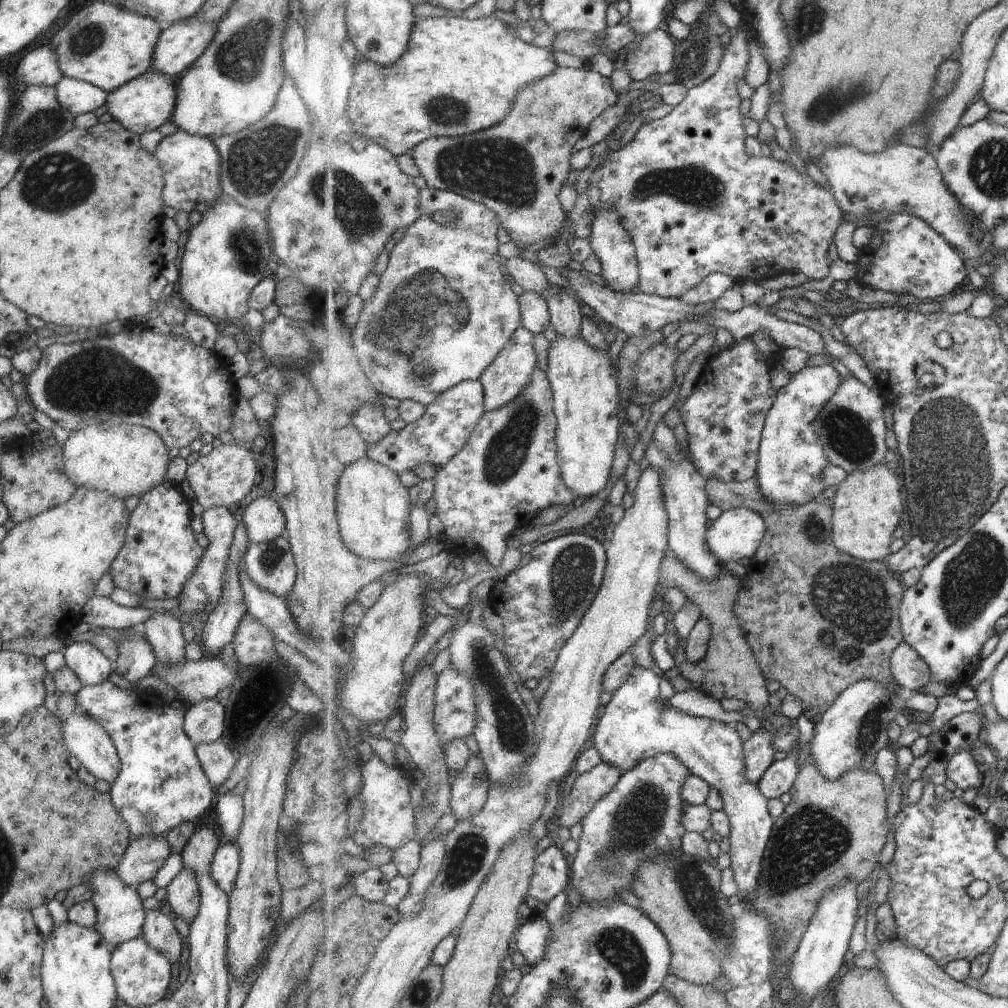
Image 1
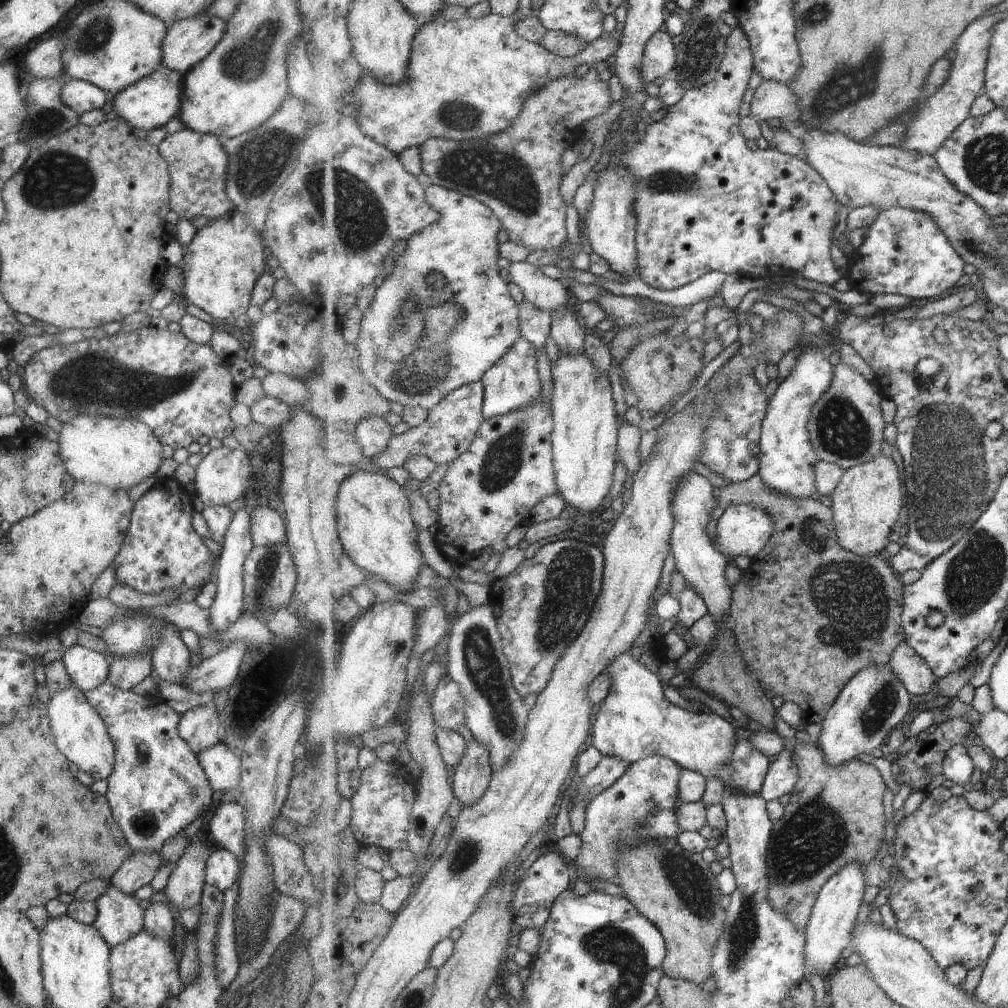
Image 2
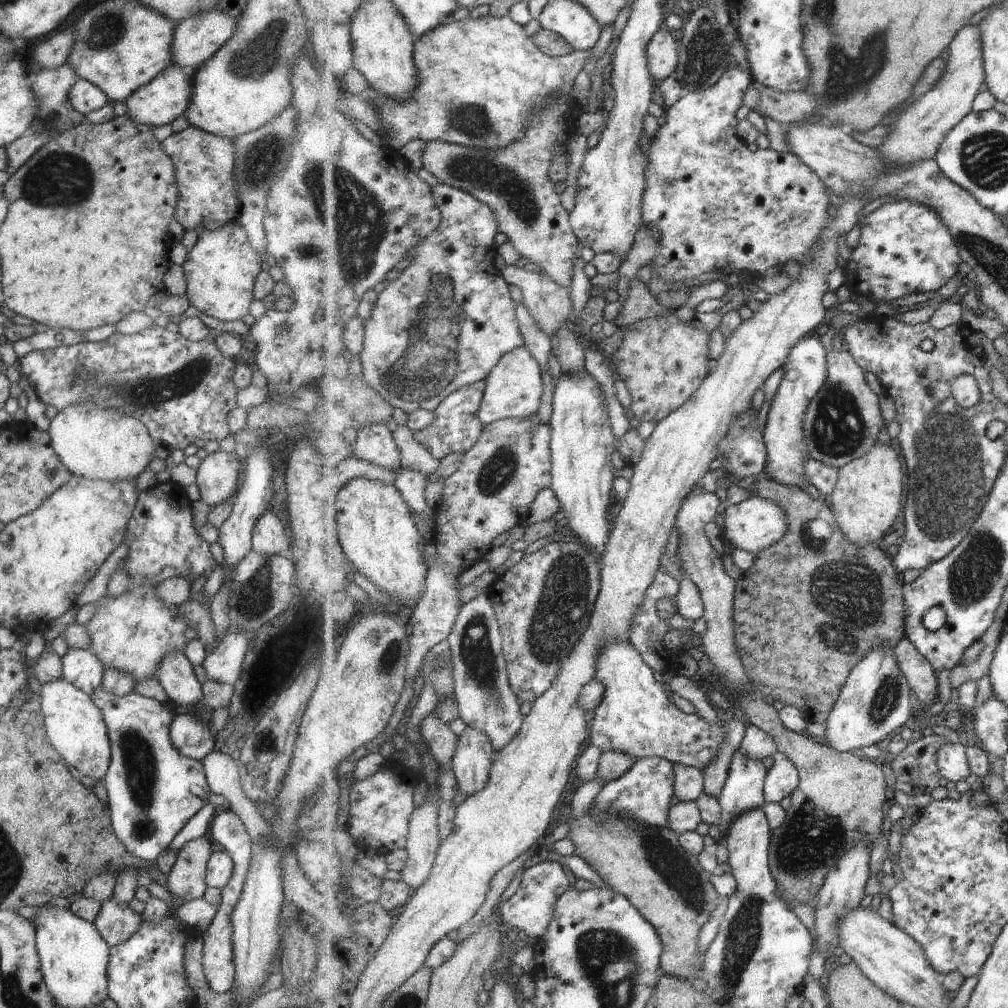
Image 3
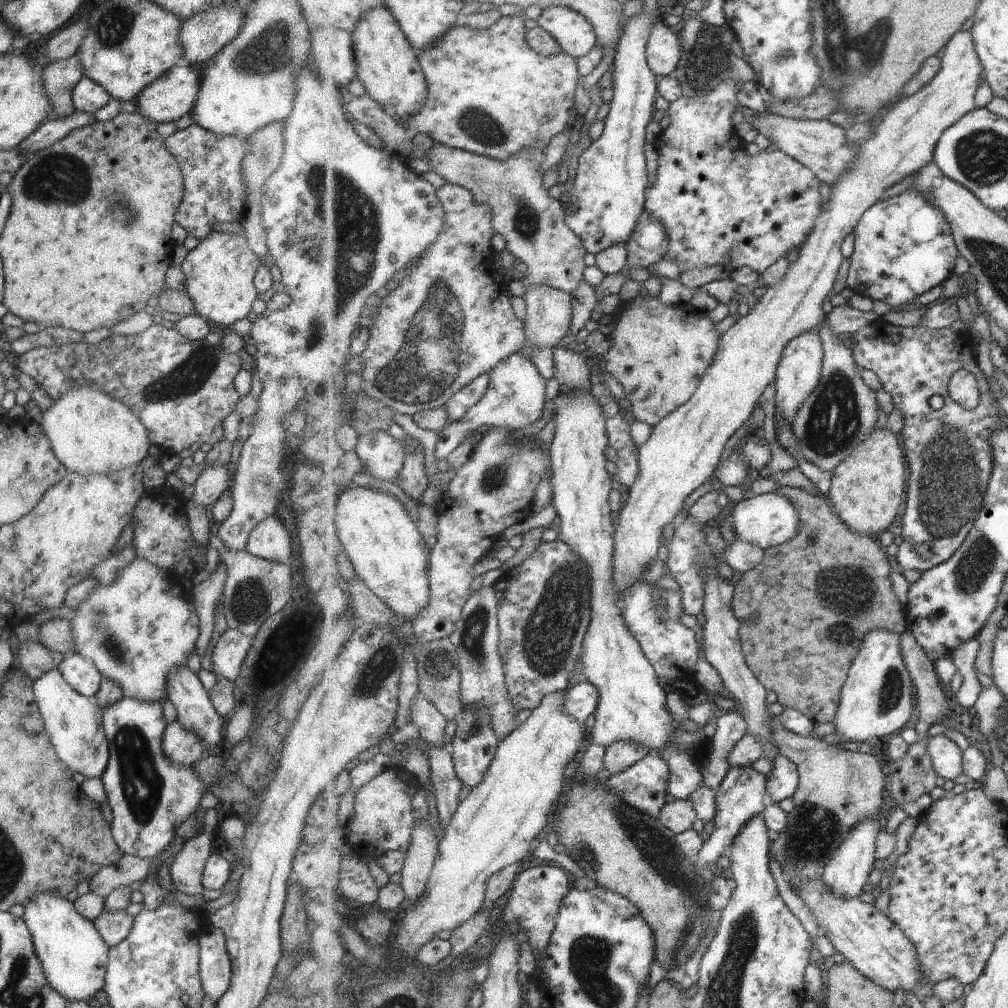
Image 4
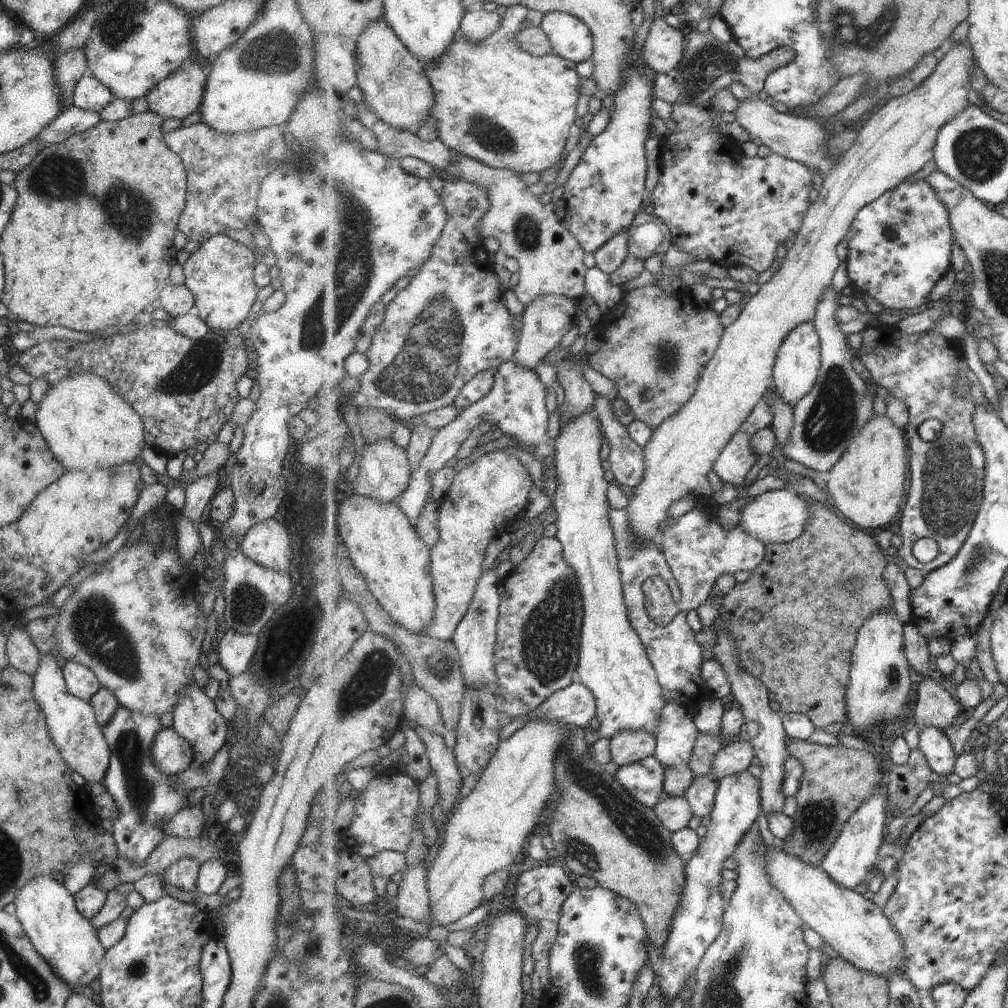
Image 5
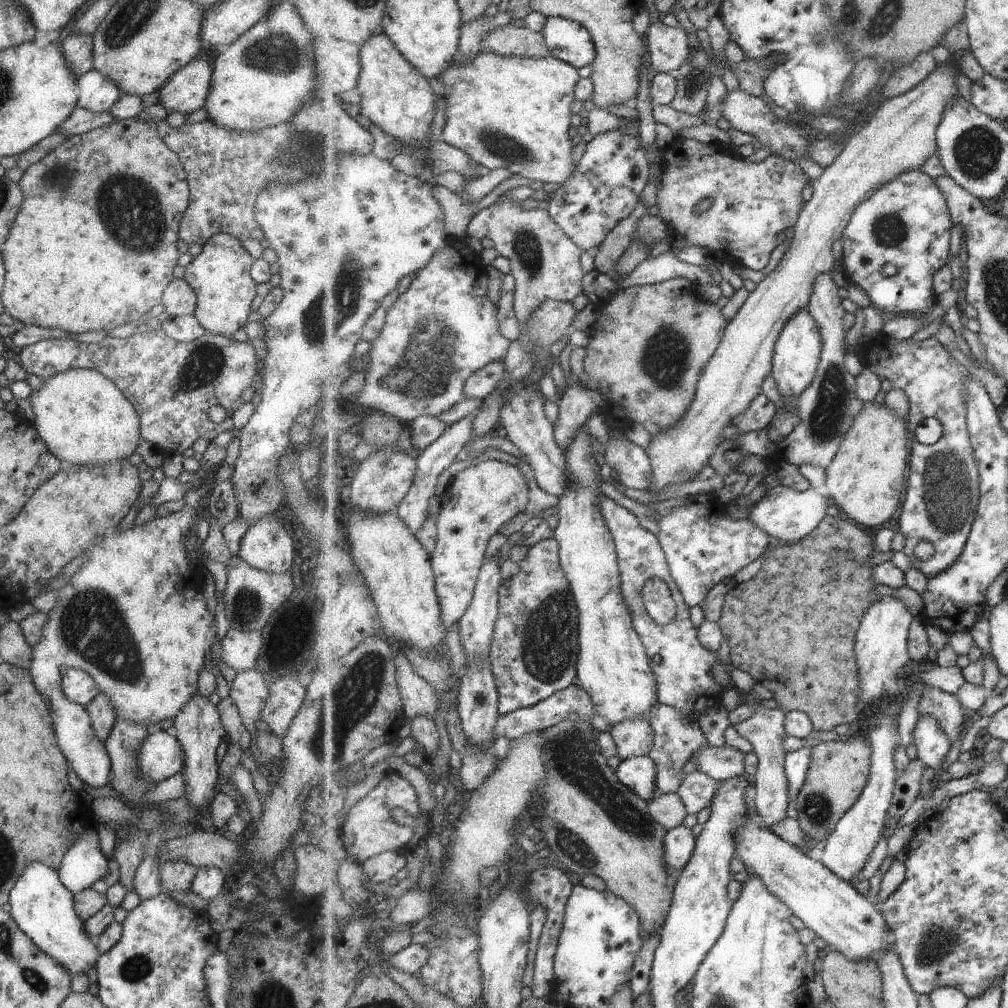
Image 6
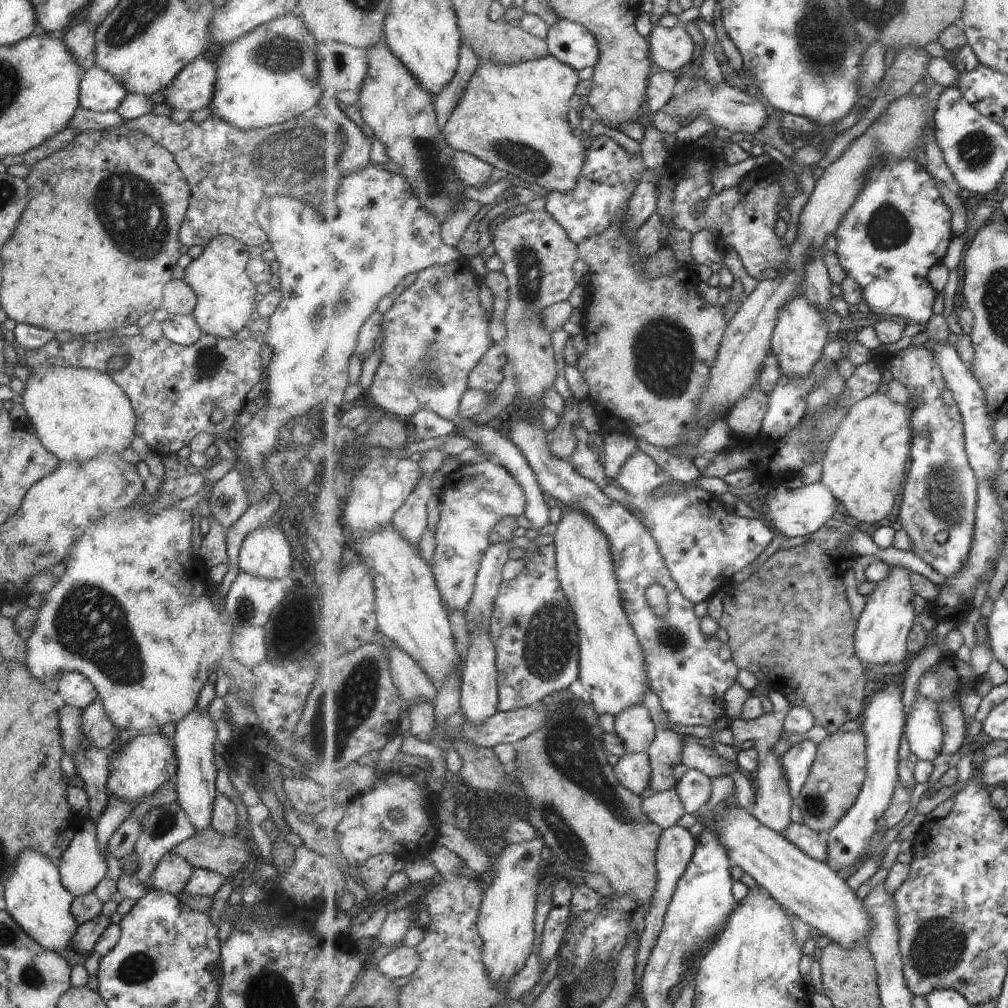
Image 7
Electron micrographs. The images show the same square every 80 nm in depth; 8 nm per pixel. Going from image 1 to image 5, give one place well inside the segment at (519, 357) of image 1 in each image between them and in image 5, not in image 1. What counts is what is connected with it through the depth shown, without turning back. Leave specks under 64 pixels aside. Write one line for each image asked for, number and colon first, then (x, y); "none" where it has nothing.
2: (513, 383)
3: (514, 388)
4: (516, 397)
5: (516, 404)

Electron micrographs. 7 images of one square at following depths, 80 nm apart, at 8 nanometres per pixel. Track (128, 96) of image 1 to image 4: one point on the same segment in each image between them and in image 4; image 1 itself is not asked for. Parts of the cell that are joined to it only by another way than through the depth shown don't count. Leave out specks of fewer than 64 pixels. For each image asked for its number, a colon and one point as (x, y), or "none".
2: (148, 104)
3: (160, 100)
4: (171, 95)

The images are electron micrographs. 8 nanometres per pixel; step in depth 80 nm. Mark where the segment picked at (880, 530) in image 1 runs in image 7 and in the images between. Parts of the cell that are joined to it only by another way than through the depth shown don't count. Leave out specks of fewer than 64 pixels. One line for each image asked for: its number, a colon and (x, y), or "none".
2: (867, 502)
3: (868, 498)
4: (868, 488)
5: (867, 485)
6: (862, 480)
7: (871, 448)

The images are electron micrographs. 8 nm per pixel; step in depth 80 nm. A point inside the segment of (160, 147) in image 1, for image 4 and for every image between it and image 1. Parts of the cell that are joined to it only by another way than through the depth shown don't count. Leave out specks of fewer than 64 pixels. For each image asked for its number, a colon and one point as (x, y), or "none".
2: (197, 163)
3: (203, 163)
4: (213, 190)

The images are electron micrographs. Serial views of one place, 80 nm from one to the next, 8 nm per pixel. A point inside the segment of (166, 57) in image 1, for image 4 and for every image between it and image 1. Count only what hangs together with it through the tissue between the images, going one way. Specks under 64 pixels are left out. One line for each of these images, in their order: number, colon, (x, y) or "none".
2: (187, 41)
3: (197, 37)
4: (201, 35)

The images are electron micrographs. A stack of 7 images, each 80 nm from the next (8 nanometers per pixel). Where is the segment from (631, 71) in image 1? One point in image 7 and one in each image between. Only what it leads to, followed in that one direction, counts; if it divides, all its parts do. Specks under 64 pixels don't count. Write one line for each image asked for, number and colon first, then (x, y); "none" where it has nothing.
2: (661, 54)
3: (663, 57)
4: (664, 49)
5: (663, 50)
6: (668, 47)
7: (672, 48)

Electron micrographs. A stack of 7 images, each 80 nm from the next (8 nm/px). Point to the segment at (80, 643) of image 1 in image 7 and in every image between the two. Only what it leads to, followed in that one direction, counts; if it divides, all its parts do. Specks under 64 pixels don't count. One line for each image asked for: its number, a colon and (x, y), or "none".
2: (86, 669)
3: (80, 667)
4: (79, 673)
5: (80, 681)
6: (77, 686)
7: (73, 689)

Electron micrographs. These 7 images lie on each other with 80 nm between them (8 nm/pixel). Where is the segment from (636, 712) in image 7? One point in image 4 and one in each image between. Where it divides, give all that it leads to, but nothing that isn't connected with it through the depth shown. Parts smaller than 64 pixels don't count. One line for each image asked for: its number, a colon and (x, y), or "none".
4: (620, 756)
5: (628, 747)
6: (635, 738)

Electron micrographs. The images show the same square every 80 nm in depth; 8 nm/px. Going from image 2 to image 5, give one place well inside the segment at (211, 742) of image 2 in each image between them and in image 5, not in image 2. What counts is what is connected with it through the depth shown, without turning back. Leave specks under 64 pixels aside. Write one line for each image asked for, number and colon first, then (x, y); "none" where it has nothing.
3: (190, 735)
4: (182, 747)
5: (170, 752)

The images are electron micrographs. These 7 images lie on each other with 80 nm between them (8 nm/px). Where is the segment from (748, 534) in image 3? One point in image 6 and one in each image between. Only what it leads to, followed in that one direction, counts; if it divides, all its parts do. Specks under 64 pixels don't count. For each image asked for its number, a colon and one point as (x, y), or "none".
4: (768, 520)
5: (778, 517)
6: (784, 513)

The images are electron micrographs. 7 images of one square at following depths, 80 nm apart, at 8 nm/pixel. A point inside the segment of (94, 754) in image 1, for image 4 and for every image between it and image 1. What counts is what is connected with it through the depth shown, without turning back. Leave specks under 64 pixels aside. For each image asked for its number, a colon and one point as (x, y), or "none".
2: (80, 735)
3: (75, 727)
4: (68, 717)

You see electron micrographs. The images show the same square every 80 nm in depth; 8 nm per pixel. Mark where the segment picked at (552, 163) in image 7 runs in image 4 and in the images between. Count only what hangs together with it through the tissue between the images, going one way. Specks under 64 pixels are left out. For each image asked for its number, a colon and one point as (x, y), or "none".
4: (490, 93)
5: (494, 101)
6: (511, 112)

